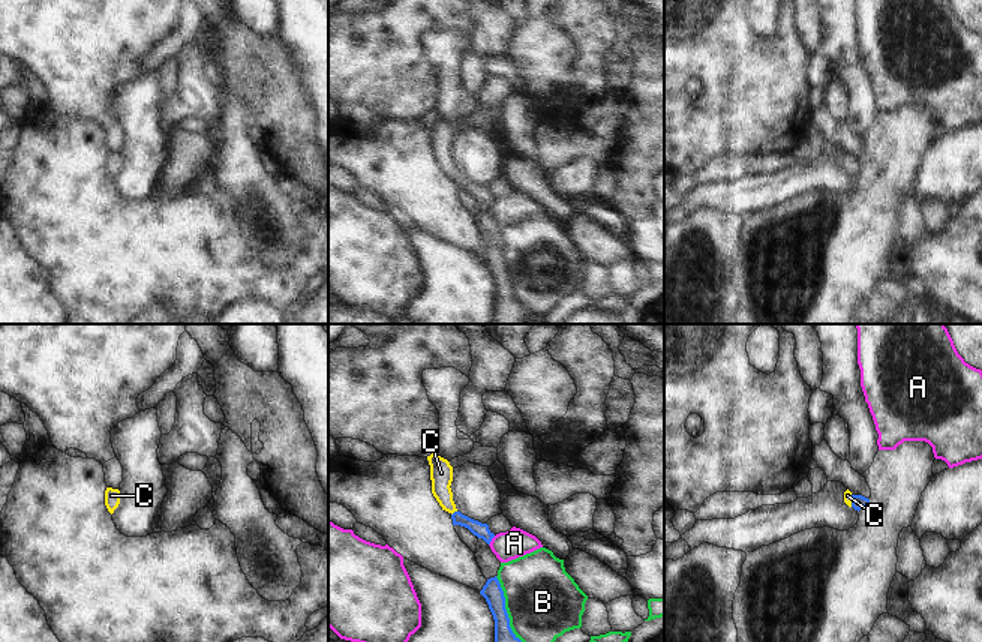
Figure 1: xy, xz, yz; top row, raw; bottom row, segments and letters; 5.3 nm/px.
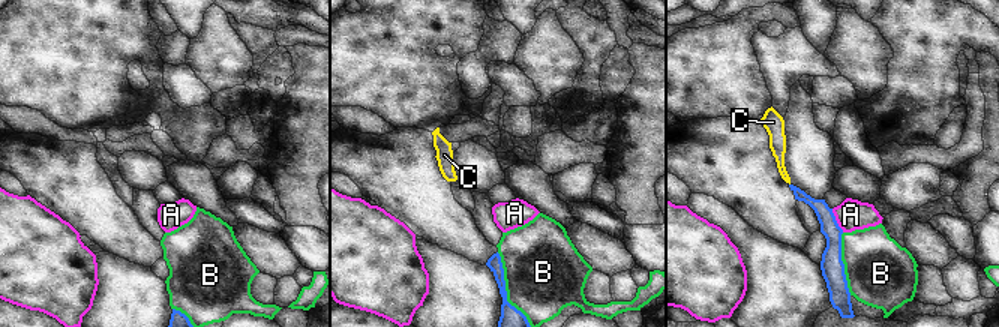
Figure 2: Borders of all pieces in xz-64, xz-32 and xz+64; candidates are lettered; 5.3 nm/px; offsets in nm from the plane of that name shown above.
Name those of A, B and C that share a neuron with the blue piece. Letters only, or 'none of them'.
C

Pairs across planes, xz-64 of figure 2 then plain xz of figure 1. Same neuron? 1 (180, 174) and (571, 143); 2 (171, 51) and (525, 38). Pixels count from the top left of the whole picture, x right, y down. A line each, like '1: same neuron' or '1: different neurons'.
1: same neuron
2: different neurons

